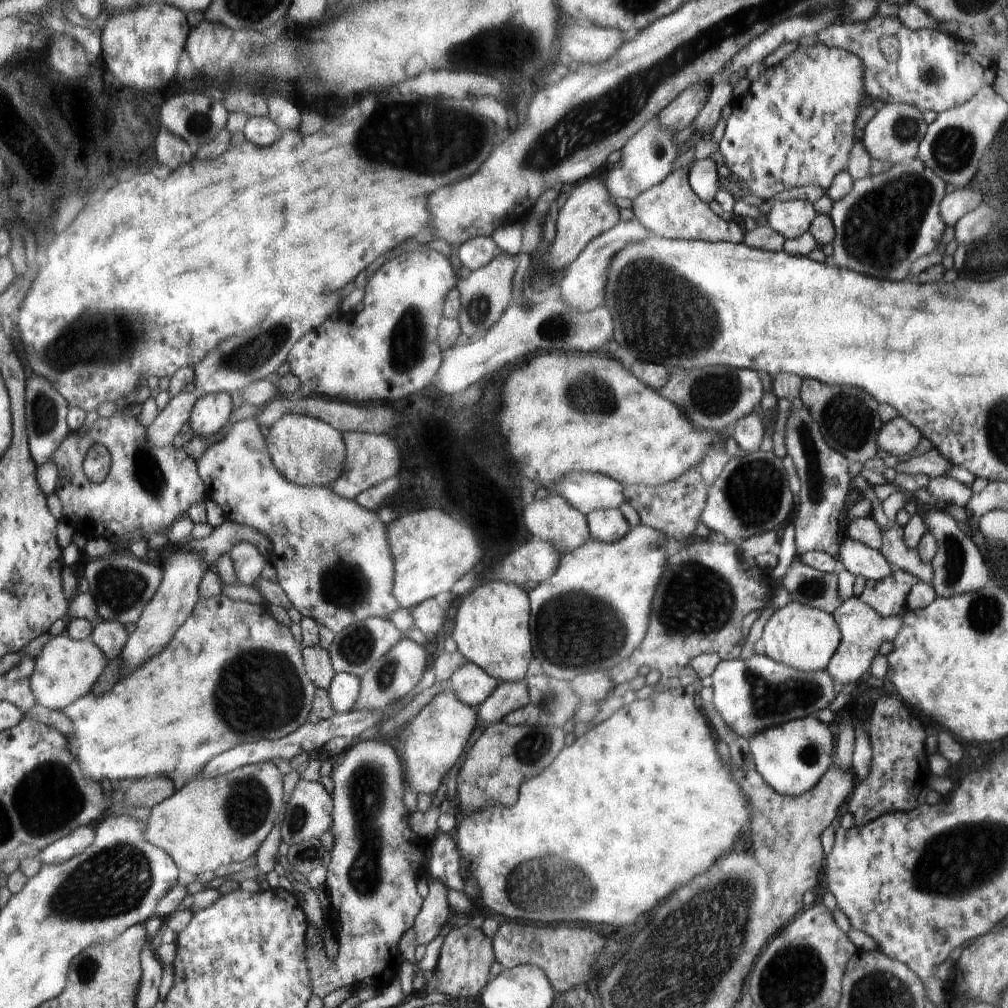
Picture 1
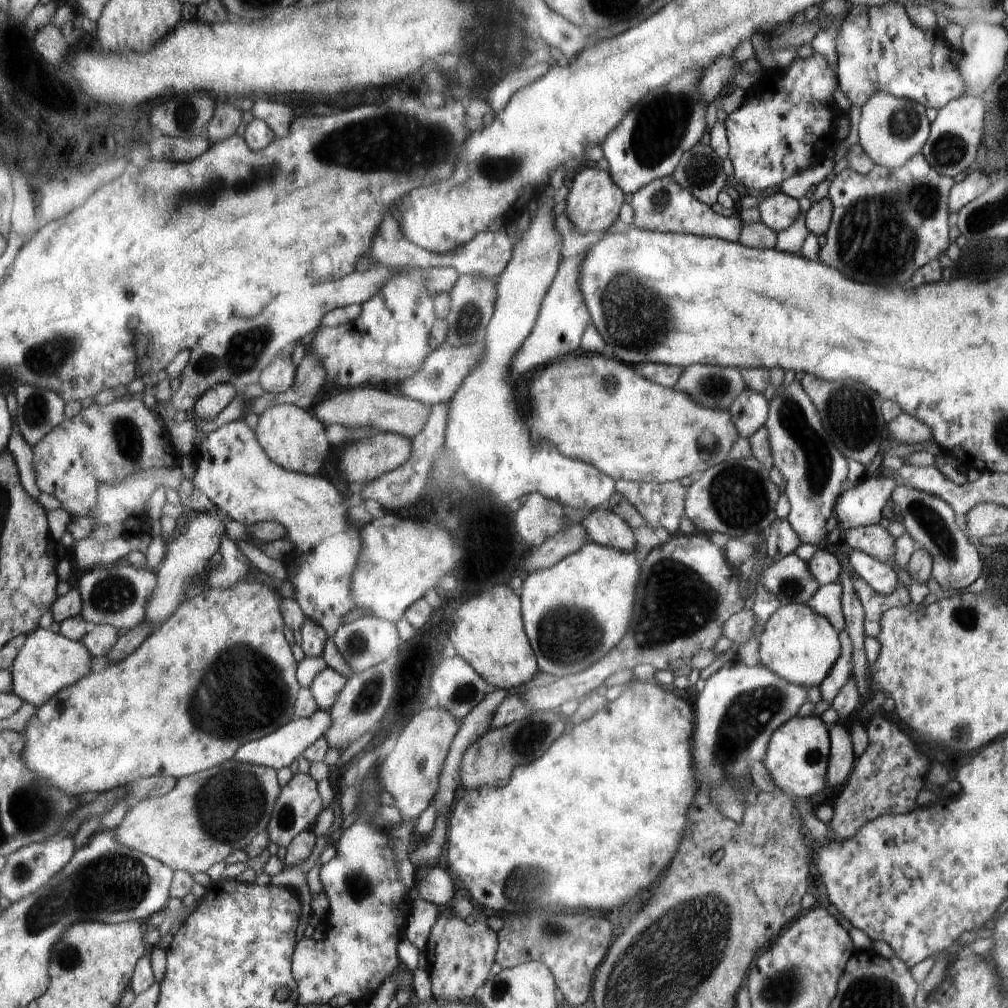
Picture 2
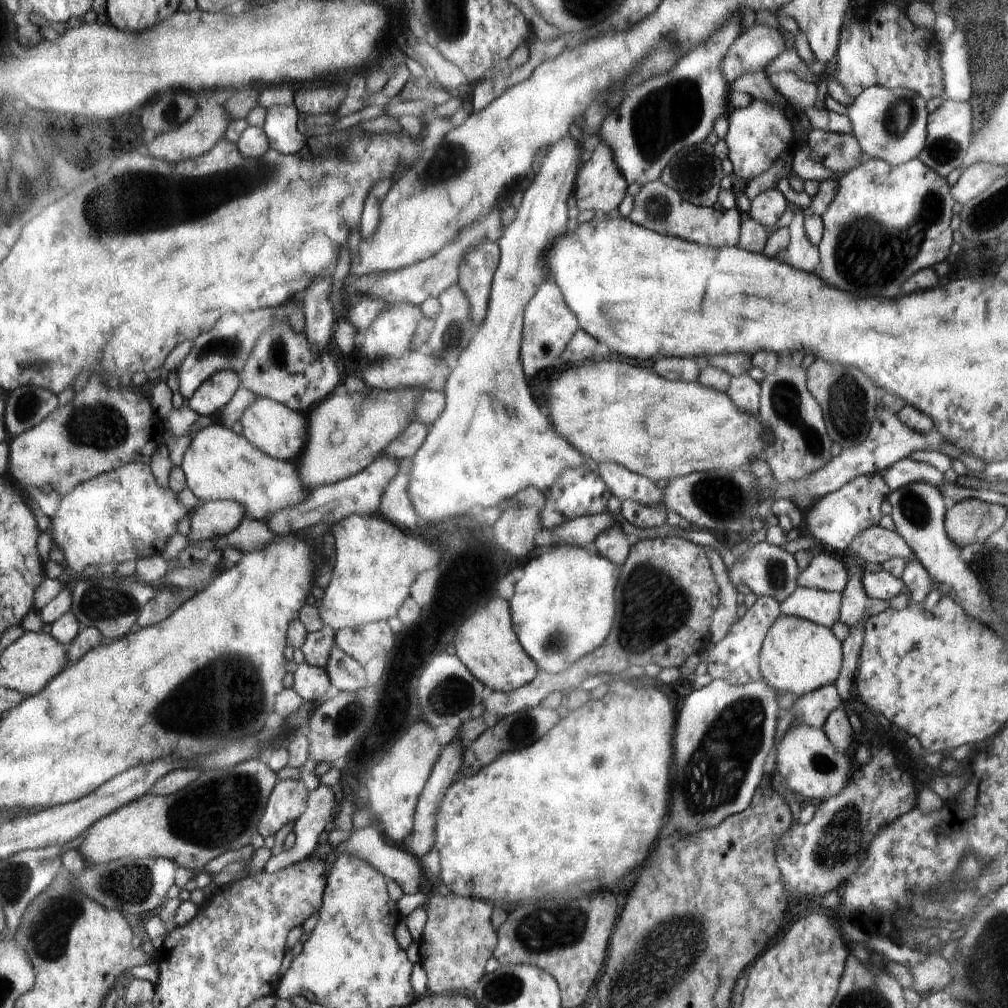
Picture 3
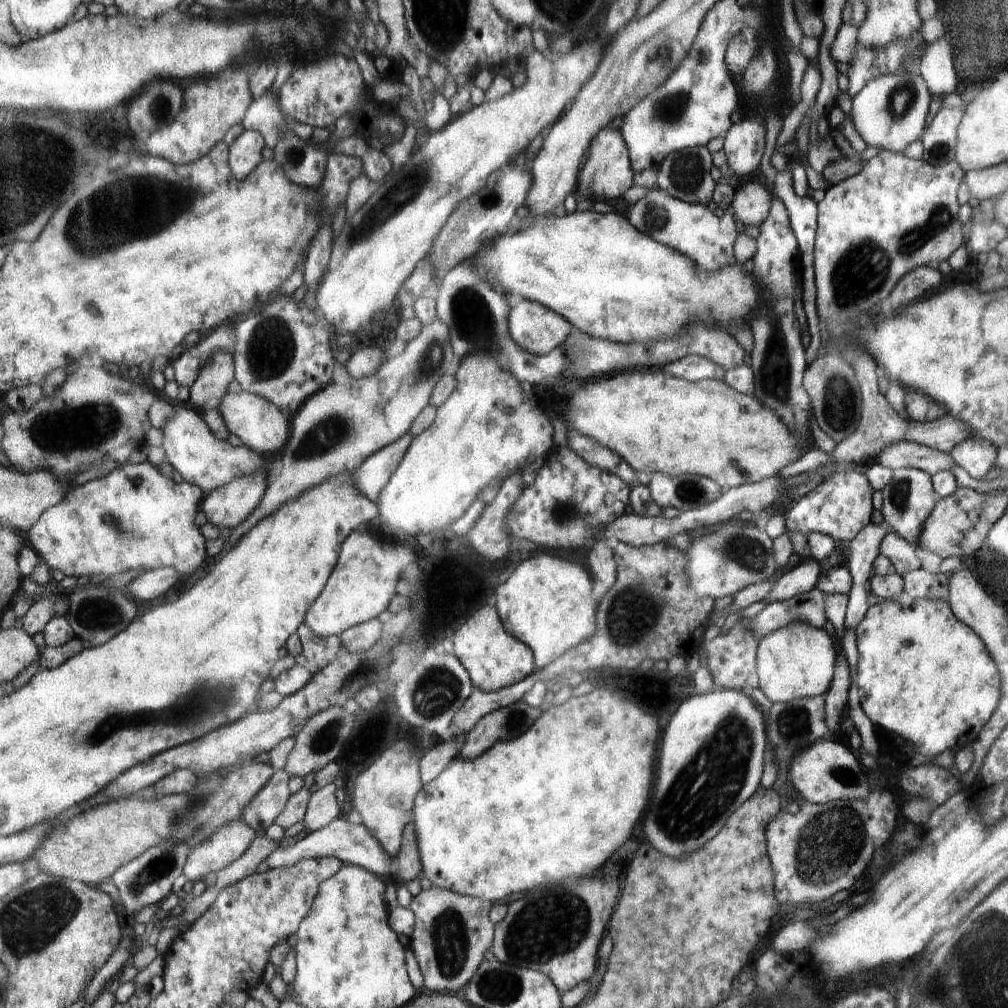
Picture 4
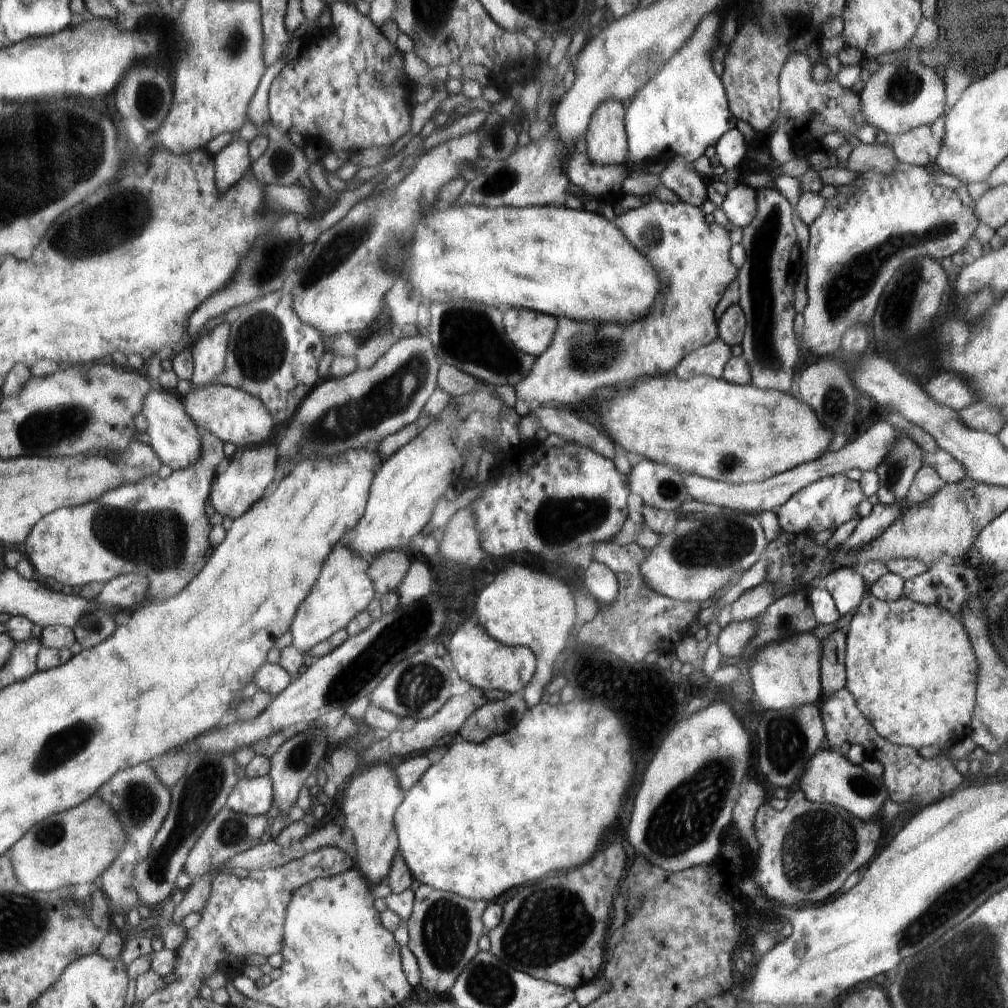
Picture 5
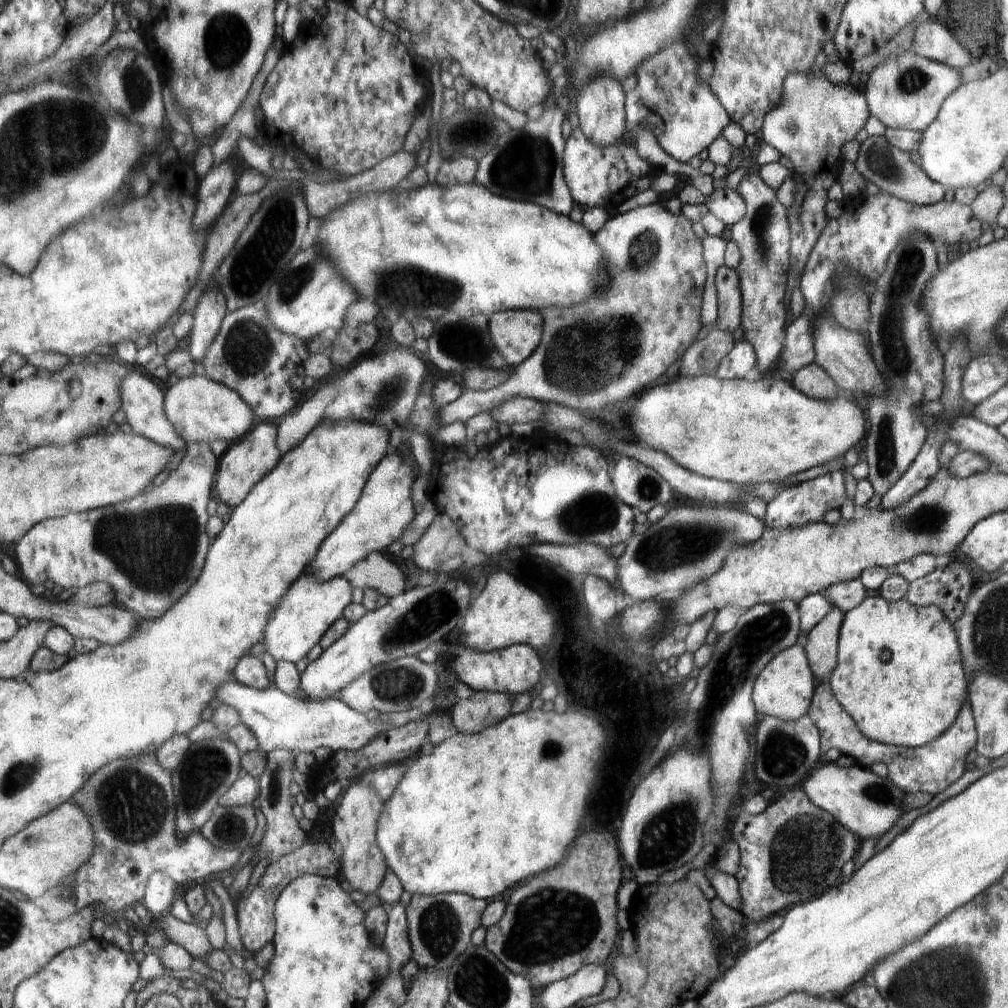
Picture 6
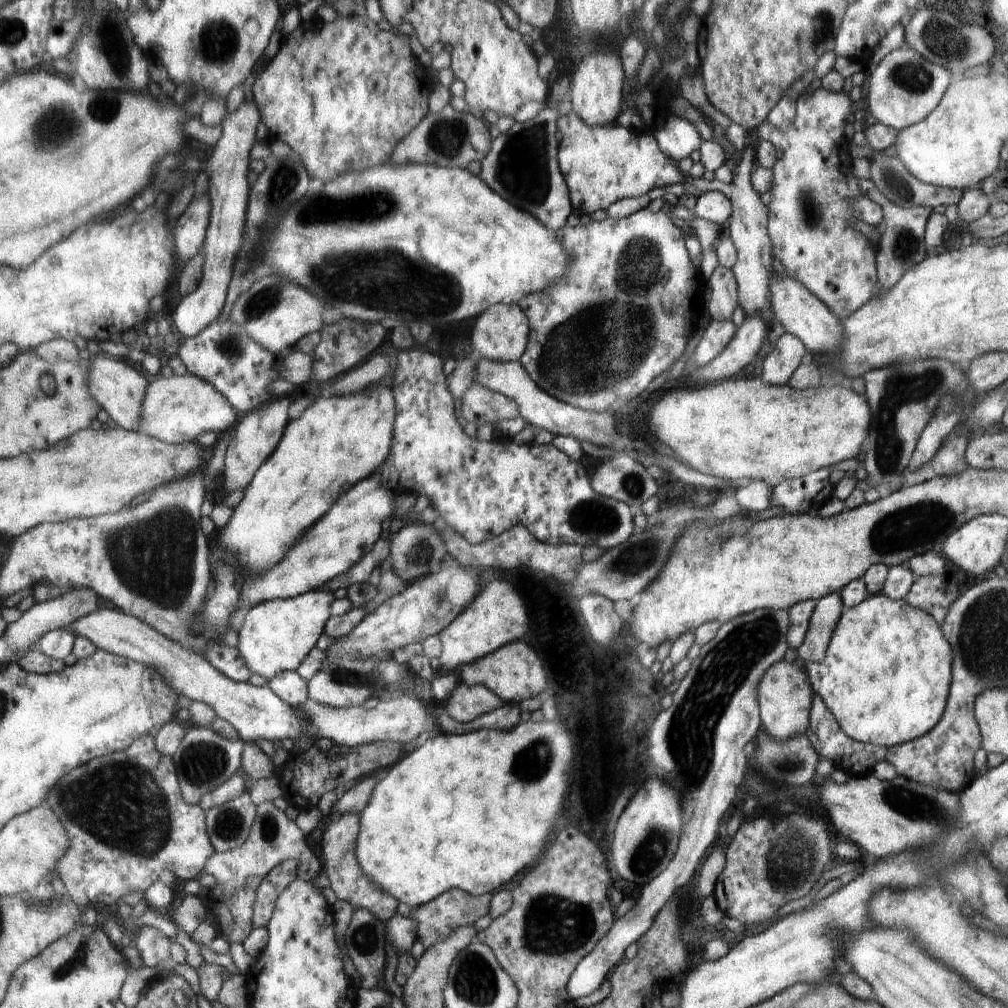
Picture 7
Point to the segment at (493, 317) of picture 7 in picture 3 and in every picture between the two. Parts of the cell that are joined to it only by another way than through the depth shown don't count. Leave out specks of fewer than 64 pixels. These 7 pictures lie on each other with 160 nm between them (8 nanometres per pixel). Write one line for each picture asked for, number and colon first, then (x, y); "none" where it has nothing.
3: (550, 324)
4: (535, 328)
5: (529, 331)
6: (517, 333)

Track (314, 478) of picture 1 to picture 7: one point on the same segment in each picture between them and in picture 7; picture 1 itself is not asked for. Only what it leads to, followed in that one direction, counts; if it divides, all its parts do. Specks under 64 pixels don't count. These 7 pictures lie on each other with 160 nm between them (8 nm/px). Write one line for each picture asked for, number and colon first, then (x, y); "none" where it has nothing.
2: (292, 437)
3: (274, 428)
4: (259, 424)
5: (236, 417)
6: (203, 410)
7: (178, 409)

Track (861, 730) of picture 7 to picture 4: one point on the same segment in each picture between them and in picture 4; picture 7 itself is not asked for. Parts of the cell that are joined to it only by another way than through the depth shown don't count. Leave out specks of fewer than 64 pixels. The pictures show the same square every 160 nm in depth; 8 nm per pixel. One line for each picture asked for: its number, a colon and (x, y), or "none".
4: (930, 679)
5: (911, 668)
6: (900, 671)

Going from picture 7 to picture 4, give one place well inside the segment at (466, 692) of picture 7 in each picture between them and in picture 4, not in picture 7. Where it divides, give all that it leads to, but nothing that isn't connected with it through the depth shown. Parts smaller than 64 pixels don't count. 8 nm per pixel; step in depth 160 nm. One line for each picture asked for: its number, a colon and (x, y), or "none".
4: (509, 723)
5: (497, 716)
6: (483, 709)

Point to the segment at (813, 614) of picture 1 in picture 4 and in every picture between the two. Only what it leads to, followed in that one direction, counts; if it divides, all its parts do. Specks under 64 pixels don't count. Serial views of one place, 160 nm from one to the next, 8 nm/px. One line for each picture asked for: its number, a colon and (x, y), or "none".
2: (797, 643)
3: (798, 656)
4: (798, 660)

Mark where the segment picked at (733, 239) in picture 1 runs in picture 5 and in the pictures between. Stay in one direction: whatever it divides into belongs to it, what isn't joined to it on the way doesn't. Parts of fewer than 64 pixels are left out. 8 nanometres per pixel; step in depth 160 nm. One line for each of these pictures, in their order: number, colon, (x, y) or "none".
2: (665, 206)
3: (657, 207)
4: (692, 229)
5: (584, 356)

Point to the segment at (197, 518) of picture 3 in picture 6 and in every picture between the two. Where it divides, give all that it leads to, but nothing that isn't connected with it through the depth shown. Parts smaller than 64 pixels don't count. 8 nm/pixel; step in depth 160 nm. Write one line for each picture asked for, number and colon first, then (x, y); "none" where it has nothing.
4: (227, 507)
5: (245, 478)
6: (247, 462)

